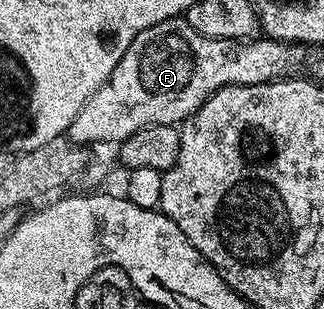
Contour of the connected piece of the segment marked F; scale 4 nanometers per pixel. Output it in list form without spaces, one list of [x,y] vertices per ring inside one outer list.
[[[171,18],[164,22],[156,22],[156,26],[148,26],[148,30],[140,30],[136,38],[124,50],[124,58],[116,62],[116,70],[86,99],[86,105],[70,124],[69,139],[83,146],[90,144],[113,144],[118,146],[122,141],[136,134],[141,128],[153,124],[181,125],[187,120],[216,90],[227,88],[233,84],[252,86],[273,80],[285,80],[293,77],[298,68],[298,59],[303,49],[296,44],[285,44],[282,40],[254,38],[249,42],[218,40],[214,36],[202,36],[185,18]]]

